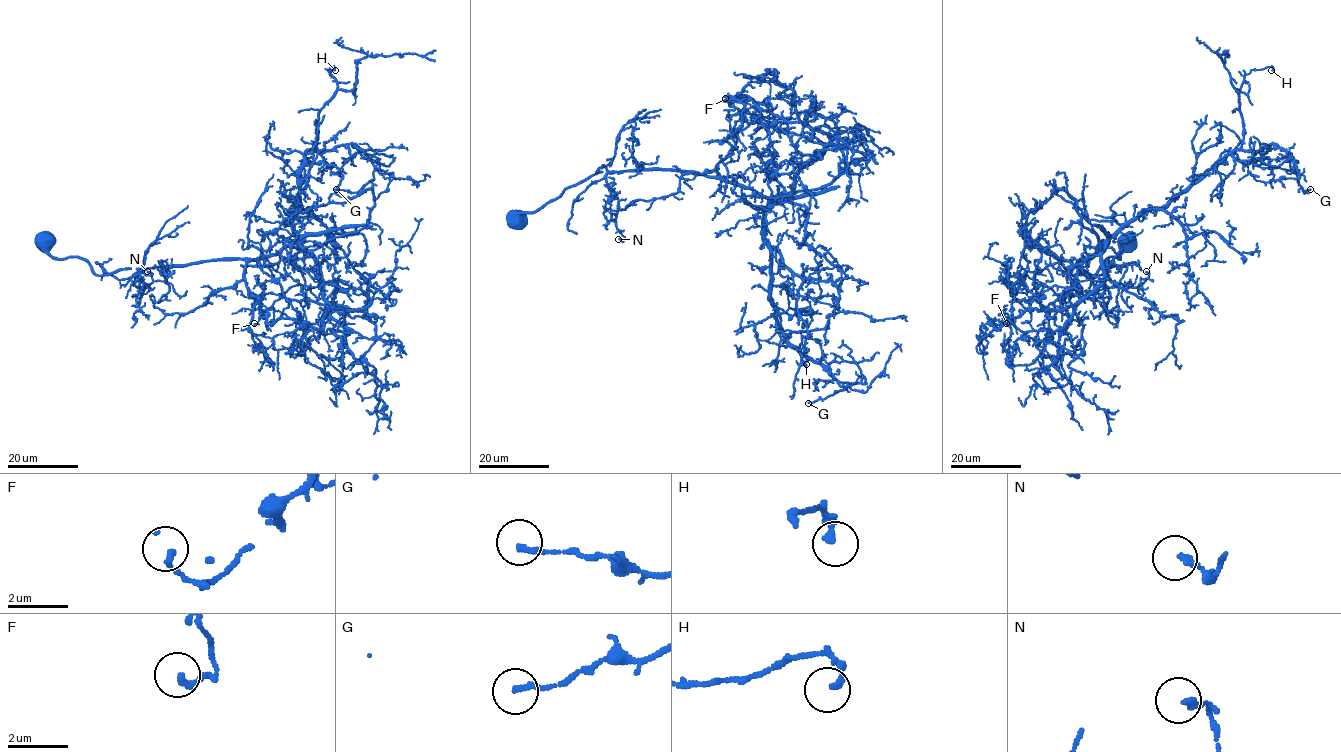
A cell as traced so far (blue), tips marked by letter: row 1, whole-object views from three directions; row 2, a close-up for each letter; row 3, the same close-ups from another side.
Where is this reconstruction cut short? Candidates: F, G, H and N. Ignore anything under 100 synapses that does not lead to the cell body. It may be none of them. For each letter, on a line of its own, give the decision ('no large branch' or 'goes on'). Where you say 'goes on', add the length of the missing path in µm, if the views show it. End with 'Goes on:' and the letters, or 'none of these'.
F: no large branch
G: no large branch
H: no large branch
N: no large branch
Goes on: none of these

